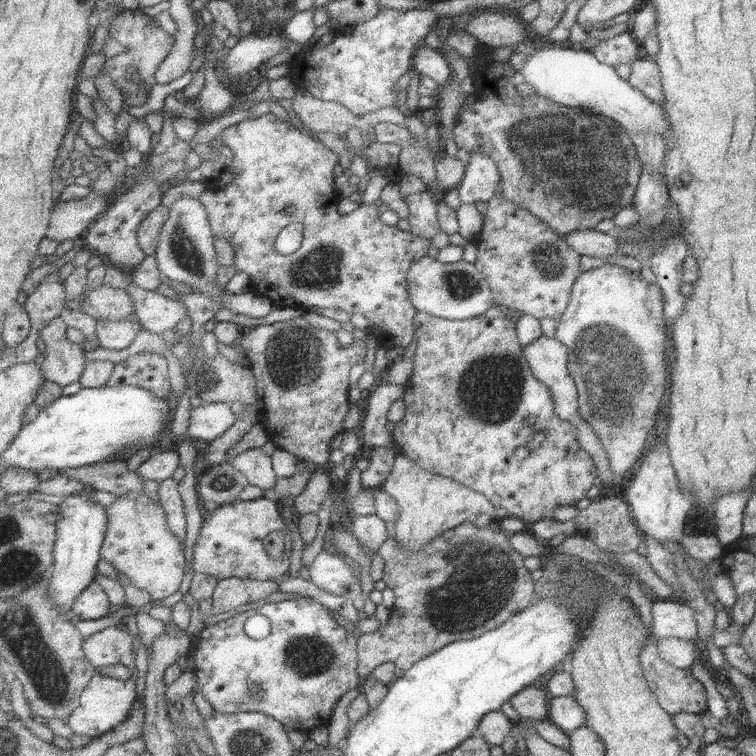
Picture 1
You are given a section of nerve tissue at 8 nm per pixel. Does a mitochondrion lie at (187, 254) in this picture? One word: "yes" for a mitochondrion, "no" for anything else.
yes

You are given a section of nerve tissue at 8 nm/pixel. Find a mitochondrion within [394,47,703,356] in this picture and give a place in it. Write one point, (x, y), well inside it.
(584, 164)

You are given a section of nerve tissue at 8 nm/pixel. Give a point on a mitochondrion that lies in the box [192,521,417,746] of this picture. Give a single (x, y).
(309, 656)

